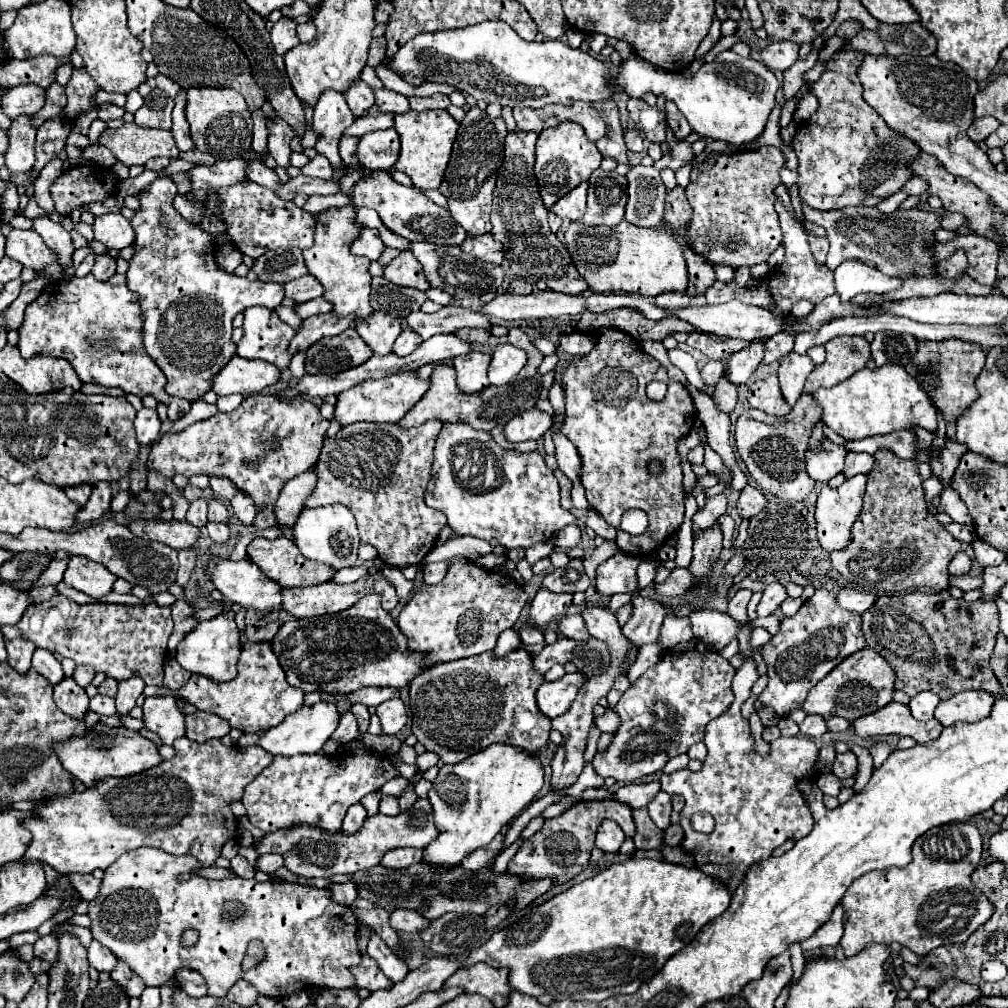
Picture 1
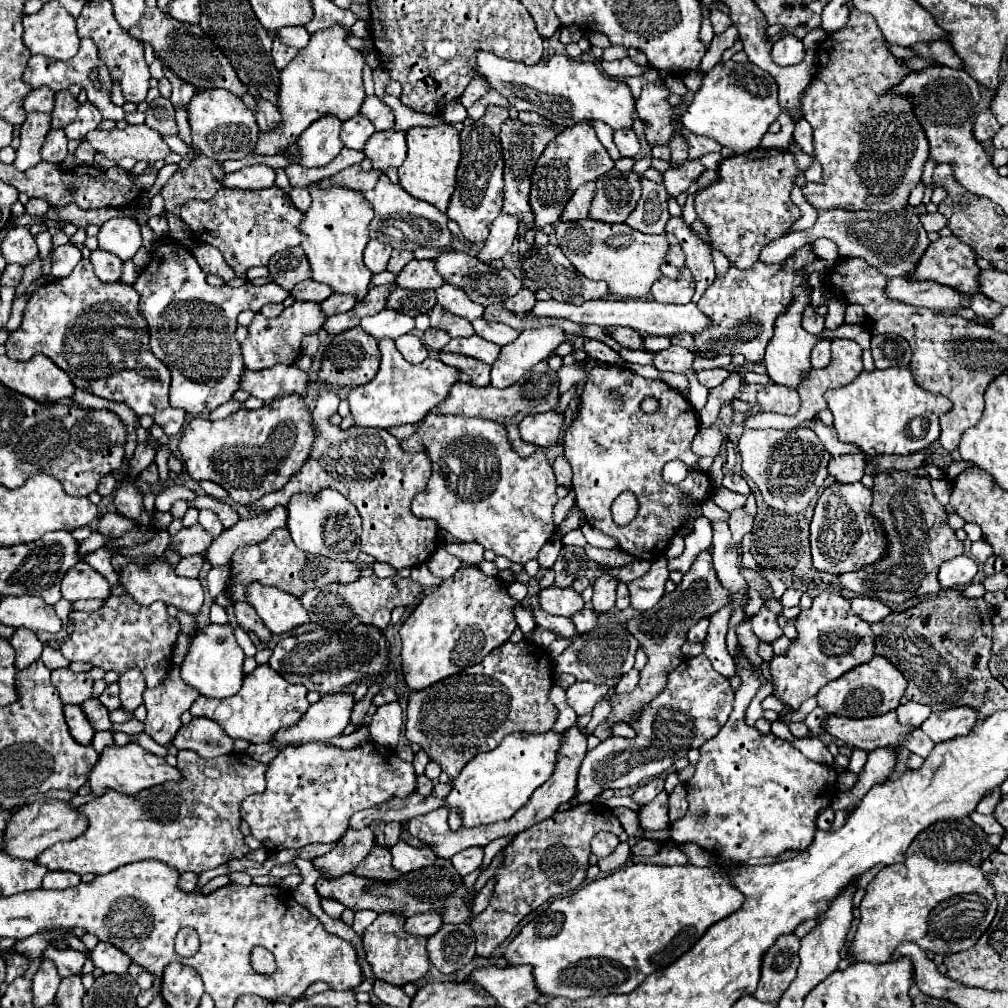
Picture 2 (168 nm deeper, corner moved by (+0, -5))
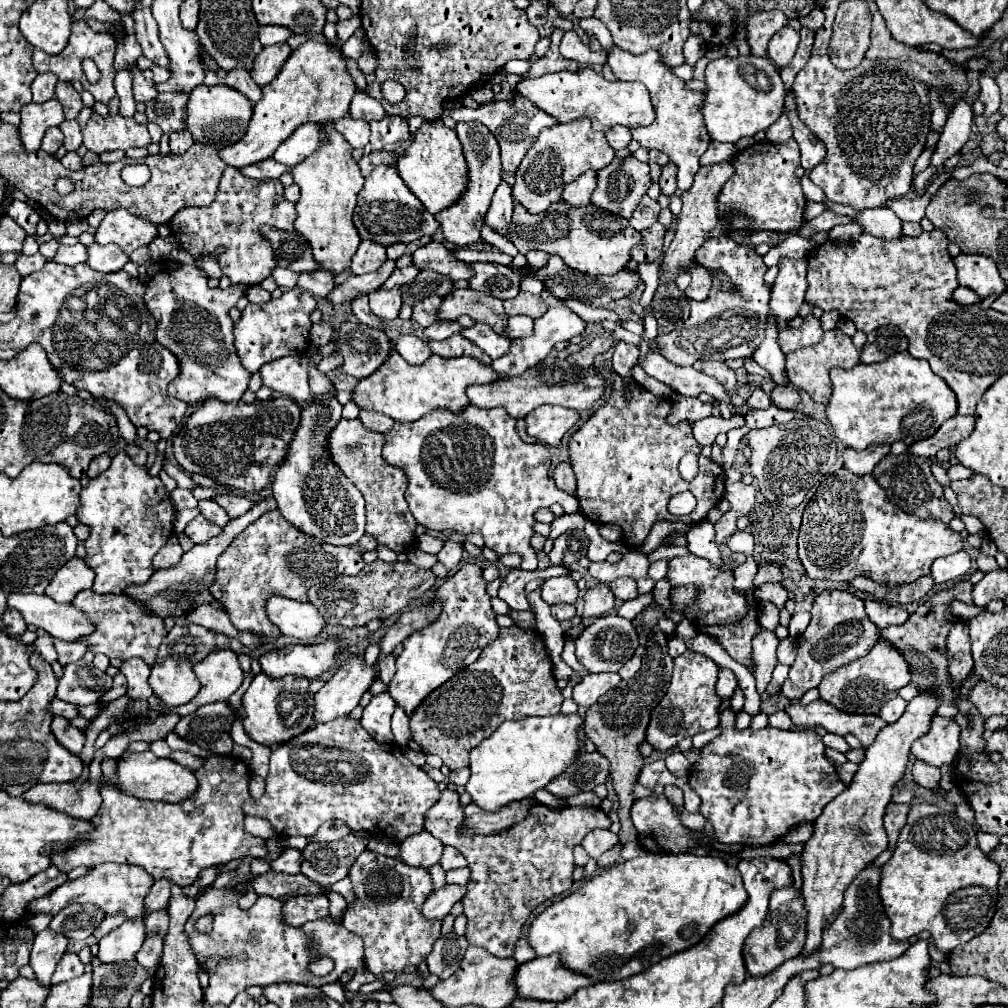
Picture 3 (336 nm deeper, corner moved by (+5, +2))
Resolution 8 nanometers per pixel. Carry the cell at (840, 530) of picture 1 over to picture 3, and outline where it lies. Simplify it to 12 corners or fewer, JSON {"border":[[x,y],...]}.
{"border":[[830,474],[804,508],[812,580],[902,586],[962,550],[872,474]]}

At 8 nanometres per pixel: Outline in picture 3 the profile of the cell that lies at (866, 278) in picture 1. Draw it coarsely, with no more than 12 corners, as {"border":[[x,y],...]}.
{"border":[[958,286],[954,300],[958,304],[980,304],[984,298],[970,288]]}

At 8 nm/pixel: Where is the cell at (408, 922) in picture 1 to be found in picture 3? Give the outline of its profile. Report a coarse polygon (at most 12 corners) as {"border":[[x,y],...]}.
{"border":[[446,884],[424,902],[424,916],[444,918],[466,894]]}

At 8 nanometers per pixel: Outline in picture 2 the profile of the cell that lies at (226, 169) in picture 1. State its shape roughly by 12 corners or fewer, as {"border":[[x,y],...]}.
{"border":[[265,165],[225,173],[223,187],[265,189],[275,183],[275,169]]}

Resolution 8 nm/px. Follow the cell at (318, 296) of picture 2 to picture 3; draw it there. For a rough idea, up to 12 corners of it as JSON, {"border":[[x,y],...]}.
{"border":[[326,270],[304,272],[298,288],[312,296],[328,296],[334,276]]}

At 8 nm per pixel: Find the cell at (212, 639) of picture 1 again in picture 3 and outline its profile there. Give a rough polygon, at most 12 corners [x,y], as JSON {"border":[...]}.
{"border":[[216,650],[194,668],[202,688],[179,707],[147,700],[159,715],[194,714],[228,700],[244,682],[238,656]]}

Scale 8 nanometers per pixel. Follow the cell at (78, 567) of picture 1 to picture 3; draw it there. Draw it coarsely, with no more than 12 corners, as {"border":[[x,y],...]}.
{"border":[[80,558],[56,572],[44,594],[72,602],[92,588],[94,572]]}

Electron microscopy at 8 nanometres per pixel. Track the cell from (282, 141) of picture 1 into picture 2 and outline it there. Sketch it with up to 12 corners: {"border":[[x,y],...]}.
{"border":[[265,99],[257,101],[261,133],[281,127],[281,113]]}

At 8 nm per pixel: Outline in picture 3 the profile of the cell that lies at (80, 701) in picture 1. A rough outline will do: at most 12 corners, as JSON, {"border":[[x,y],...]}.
{"border":[[54,718],[50,728],[58,744],[76,756],[84,746],[84,732],[66,718]]}

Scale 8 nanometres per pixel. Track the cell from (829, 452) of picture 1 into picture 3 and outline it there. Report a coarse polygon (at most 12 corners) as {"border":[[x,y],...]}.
{"border":[[890,444],[844,450],[844,468],[870,474],[890,452]]}

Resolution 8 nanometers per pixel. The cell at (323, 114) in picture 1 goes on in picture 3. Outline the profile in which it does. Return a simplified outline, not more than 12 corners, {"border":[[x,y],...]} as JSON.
{"border":[[304,124],[274,152],[292,168],[322,144],[318,124]]}

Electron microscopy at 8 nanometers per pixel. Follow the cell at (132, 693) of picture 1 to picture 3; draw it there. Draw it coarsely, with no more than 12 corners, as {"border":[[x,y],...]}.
{"border":[[128,658],[120,672],[128,678],[128,696],[148,700],[150,666],[140,658]]}

